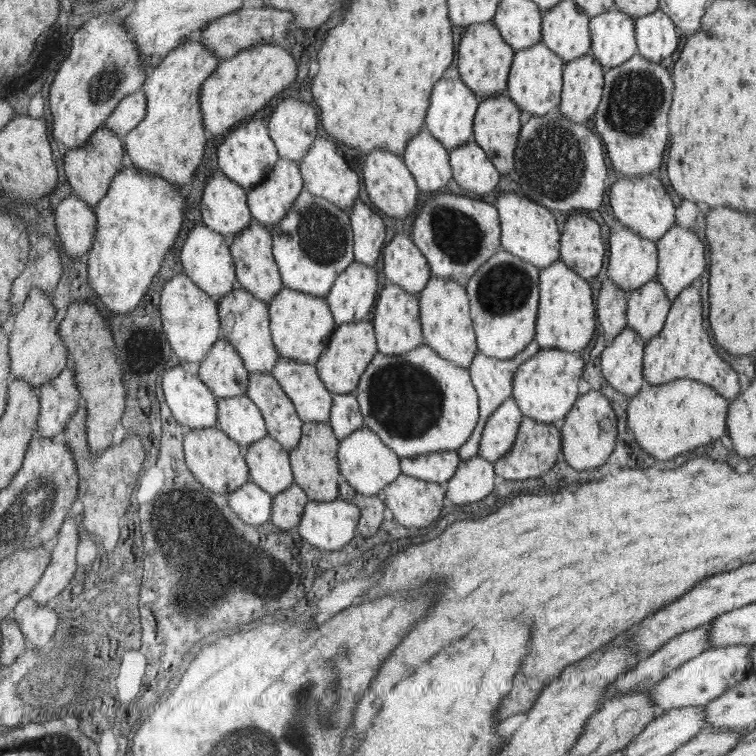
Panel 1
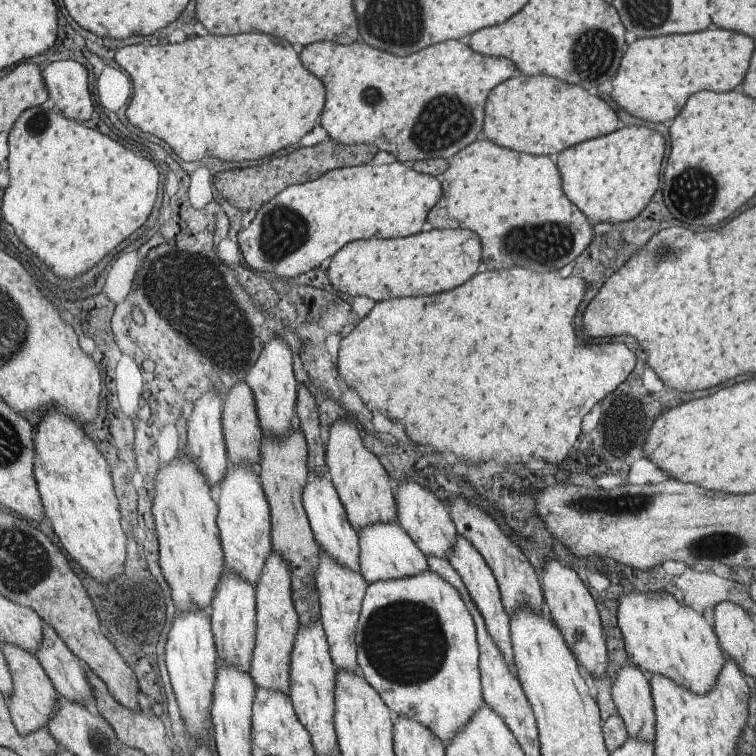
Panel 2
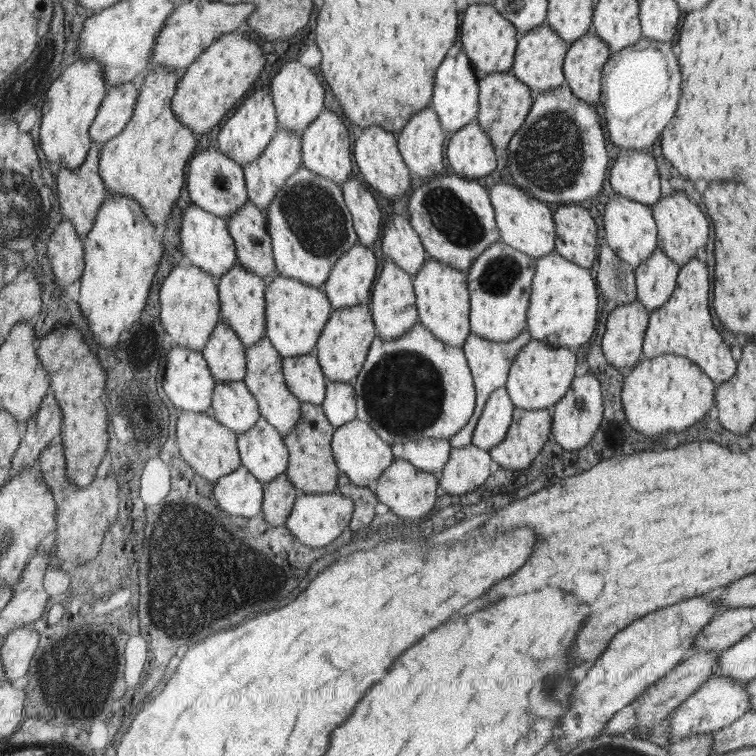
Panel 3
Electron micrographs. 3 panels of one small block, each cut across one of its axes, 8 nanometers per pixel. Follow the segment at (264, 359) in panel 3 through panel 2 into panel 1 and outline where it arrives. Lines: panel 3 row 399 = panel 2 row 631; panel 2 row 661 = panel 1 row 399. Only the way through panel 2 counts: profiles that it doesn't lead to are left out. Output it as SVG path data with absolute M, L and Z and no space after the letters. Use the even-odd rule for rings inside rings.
M266 372L249 374L247 395L261 409L269 435L289 451L298 446L304 422L277 377Z

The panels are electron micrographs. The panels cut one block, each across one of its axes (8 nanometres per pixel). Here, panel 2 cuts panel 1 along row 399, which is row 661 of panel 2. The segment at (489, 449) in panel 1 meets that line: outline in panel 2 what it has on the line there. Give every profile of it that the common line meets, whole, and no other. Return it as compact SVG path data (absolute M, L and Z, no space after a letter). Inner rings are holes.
M458 536L458 542L454 544L450 556L449 563L457 569L461 579L465 583L465 587L469 589L470 596L473 597L474 604L477 604L478 610L485 617L486 628L489 629L490 636L493 636L494 642L501 648L502 654L506 657L510 670L517 675L516 664L514 661L512 629L510 628L510 618L508 610L505 608L504 602L501 600L501 589L497 583L497 577L494 576L493 569L482 558L481 552L464 536Z

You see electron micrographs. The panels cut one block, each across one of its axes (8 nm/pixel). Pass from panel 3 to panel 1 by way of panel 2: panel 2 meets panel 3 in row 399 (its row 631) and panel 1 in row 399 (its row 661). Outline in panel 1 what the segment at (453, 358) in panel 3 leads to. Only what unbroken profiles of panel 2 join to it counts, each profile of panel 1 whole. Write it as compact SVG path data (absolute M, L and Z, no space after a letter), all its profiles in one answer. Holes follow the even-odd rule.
M424 344L404 355L374 355L354 392L365 417L365 426L378 433L401 458L425 455L436 451L457 451L465 446L477 428L480 418L480 397L466 368L451 363Z

